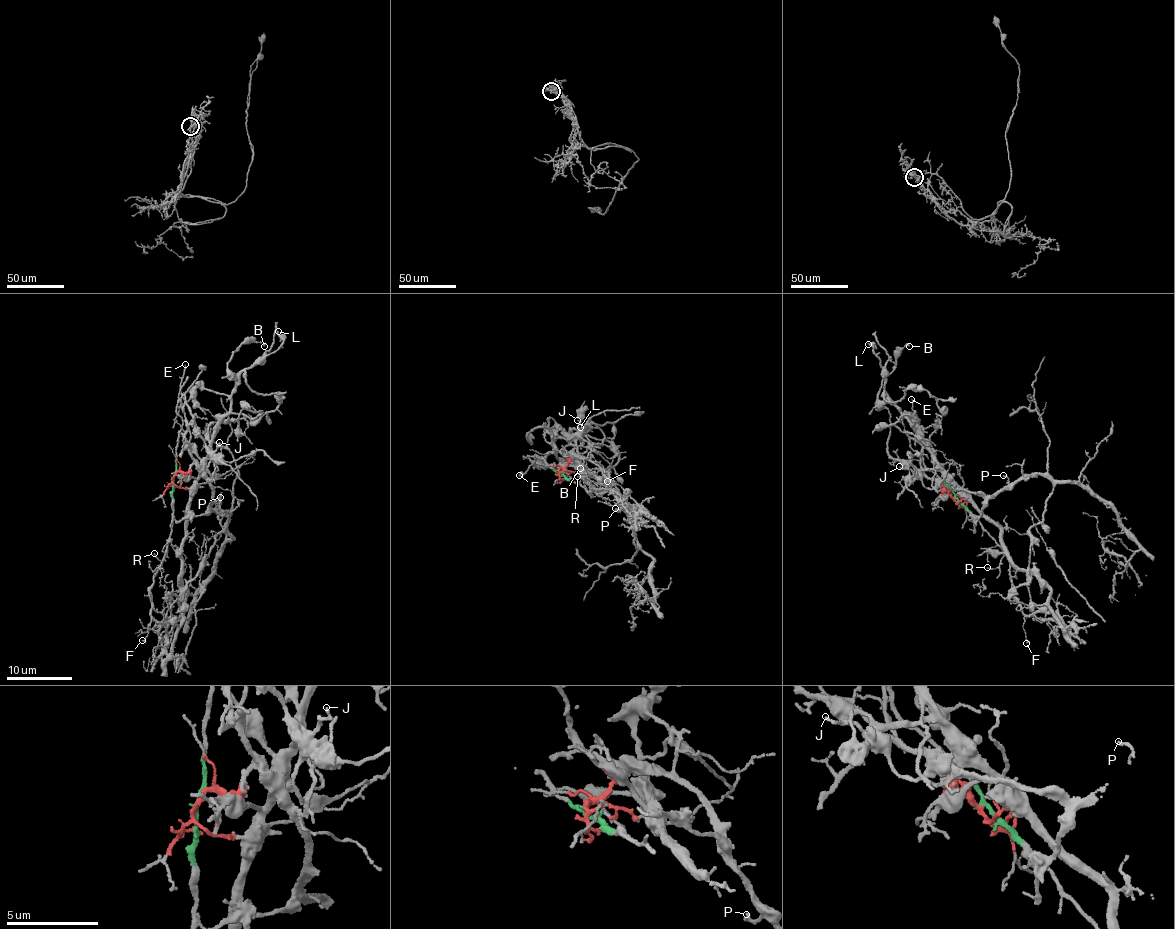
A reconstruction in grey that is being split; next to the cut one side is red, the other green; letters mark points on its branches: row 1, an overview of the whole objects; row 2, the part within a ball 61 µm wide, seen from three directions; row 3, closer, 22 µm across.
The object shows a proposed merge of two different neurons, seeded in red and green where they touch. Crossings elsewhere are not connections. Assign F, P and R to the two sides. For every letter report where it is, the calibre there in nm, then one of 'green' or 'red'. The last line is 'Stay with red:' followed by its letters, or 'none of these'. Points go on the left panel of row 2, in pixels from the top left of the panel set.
F: place (142, 640); calibre 140 nm; green
P: place (220, 497); calibre 100 nm; red
R: place (154, 553); calibre 110 nm; green
Stay with red: P

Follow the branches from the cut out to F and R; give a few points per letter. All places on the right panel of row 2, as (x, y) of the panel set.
F: (953, 499), (1008, 557), (1013, 594), (1024, 614), (1025, 643)
R: (953, 499), (1003, 553), (996, 567), (987, 567)

